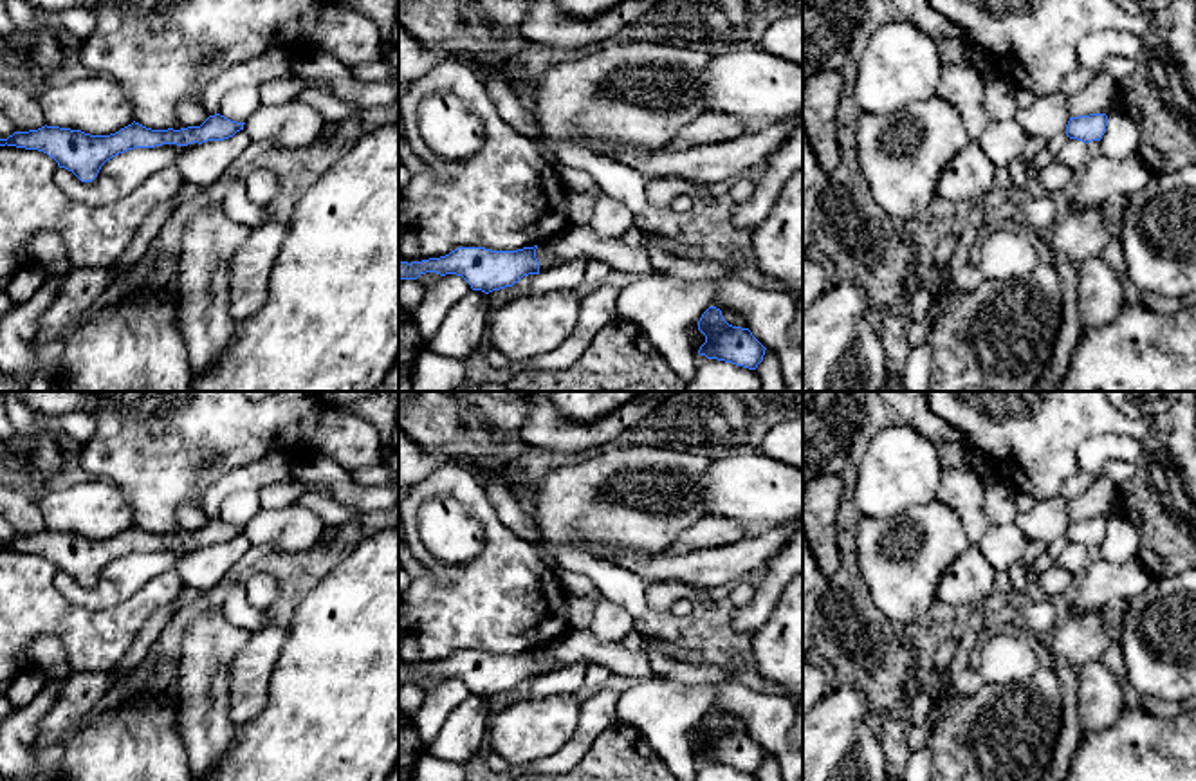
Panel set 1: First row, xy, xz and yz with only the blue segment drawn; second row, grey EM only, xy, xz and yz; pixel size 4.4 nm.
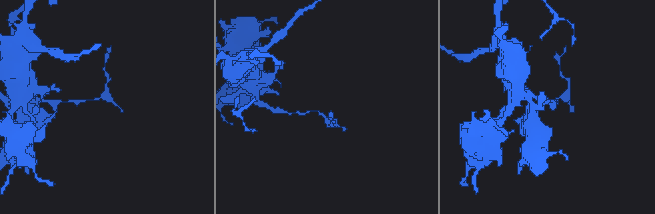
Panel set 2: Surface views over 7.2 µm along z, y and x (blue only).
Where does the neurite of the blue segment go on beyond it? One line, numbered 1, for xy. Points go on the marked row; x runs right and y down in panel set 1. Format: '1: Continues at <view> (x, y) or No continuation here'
1: No continuation here

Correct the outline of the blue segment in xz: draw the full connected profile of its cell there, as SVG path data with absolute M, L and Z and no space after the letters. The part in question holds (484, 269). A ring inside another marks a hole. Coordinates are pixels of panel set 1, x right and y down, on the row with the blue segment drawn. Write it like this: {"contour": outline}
{"contour": "M458 247L446 256L422 262L400 262L399 280L417 280L420 274L462 276L473 290L485 294L512 287L523 276L539 274L539 262L534 247L518 251L491 251L485 247Z"}

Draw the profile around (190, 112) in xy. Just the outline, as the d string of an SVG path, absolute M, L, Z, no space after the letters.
M189 90L177 106L177 121L173 130L200 126L209 115L204 112L197 90Z

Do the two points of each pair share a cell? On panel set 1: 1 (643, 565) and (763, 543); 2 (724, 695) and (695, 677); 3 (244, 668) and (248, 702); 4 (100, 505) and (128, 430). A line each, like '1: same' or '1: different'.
1: same
2: different
3: same
4: different

